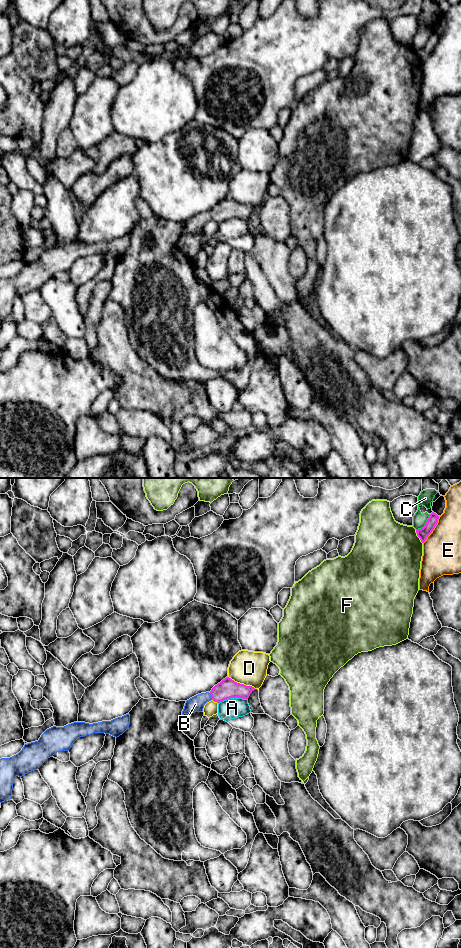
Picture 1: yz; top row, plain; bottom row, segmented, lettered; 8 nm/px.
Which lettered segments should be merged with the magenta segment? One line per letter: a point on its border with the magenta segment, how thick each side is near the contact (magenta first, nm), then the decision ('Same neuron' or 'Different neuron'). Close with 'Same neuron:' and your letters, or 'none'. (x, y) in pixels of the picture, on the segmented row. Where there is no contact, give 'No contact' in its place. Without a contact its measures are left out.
A: Touches magenta at yz (232, 697). Thickness 160 nm (magenta) against 170 nm. Different neuron
B: Touches magenta at yz (211, 696). Thickness 160 nm (magenta) against 130 nm. Same neuron
C: Touches magenta at yz (425, 524). Thickness 90 nm (magenta) against 120 nm. Different neuron
D: Touches magenta at yz (242, 684). Thickness 160 nm (magenta) against 280 nm. Different neuron
E: Touches magenta at yz (433, 529). Thickness 90 nm (magenta) against 300 nm. Different neuron
F: Touches magenta at yz (418, 536). Thickness 90 nm (magenta) against 480 nm. Different neuron
Same neuron: B

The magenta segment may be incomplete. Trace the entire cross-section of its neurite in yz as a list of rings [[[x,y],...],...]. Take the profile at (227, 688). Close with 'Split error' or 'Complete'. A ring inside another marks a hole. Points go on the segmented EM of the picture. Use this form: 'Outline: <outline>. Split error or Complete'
Outline: [[[229,677],[215,685],[210,692],[198,694],[186,701],[182,715],[194,712],[202,712],[204,705],[213,700],[220,703],[230,698],[248,699],[255,690],[252,686],[246,686],[235,682]]]. Split error

